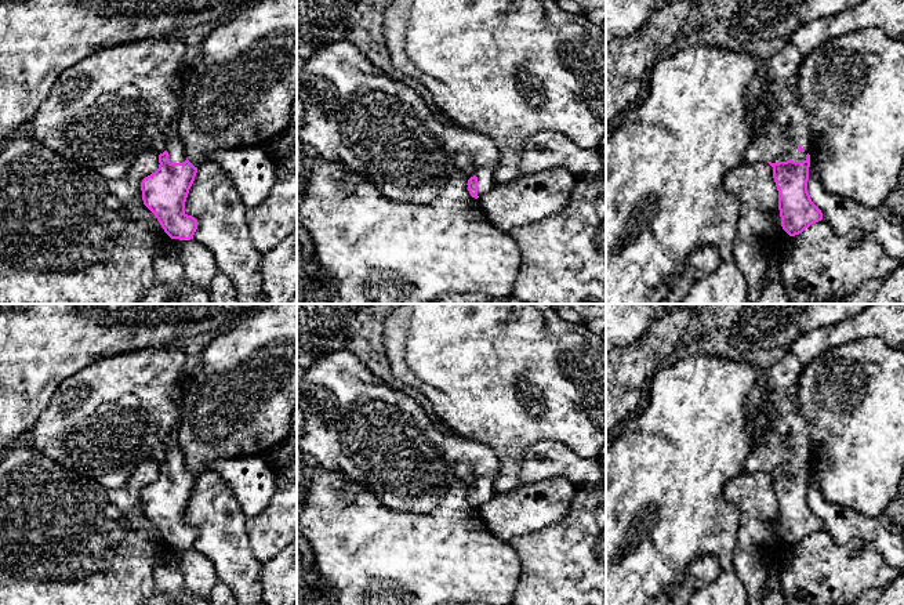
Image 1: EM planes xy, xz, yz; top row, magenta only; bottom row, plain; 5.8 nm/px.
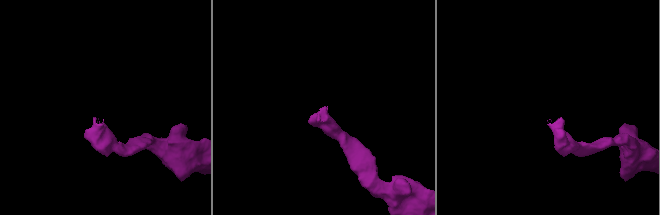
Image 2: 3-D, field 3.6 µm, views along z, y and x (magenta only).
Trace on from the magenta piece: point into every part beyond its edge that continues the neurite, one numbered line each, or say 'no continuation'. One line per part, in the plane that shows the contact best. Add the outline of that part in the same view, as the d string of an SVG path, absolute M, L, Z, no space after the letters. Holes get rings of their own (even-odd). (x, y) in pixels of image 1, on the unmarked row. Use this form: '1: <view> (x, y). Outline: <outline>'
1: yz (783, 433). Outline: M871 304L854 318L813 329L785 349L785 355L765 373L767 388L756 409L755 443L744 463L744 471L803 471L812 450L812 431L798 409L798 381L803 369L823 352L868 337L879 337L890 347L904 344L904 304Z

